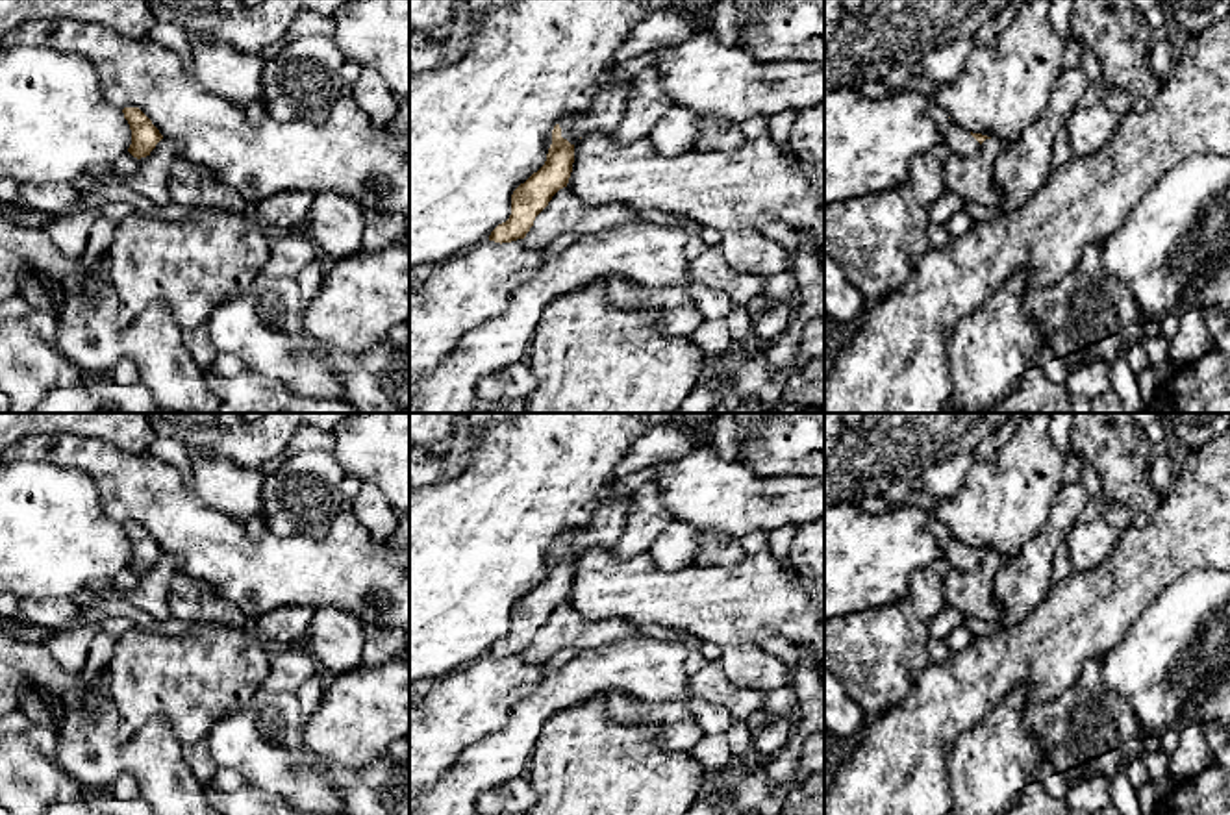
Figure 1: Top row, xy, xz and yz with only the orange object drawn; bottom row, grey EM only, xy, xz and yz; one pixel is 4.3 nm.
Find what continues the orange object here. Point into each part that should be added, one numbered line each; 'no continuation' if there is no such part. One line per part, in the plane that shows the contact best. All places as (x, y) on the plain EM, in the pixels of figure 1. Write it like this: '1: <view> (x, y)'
1: xz (602, 530)

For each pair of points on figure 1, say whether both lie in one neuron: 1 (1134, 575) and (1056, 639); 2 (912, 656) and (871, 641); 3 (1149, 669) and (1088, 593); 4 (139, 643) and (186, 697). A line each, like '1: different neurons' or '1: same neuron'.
1: same neuron
2: same neuron
3: different neurons
4: same neuron

